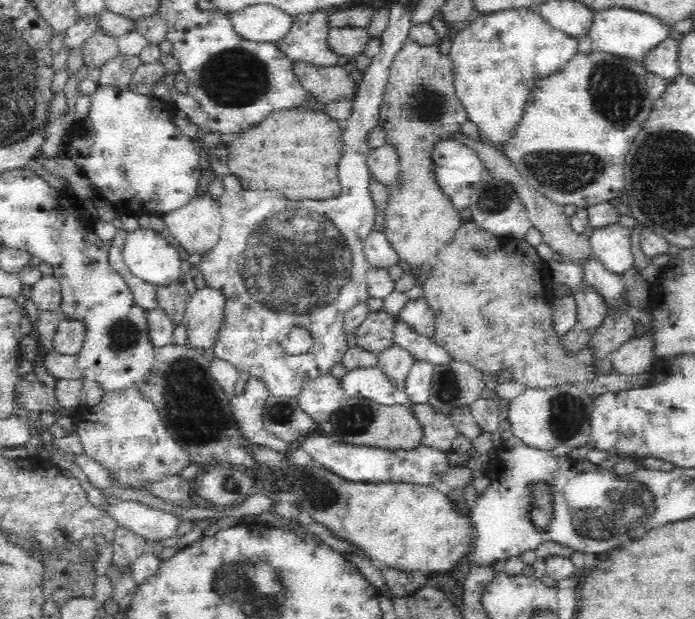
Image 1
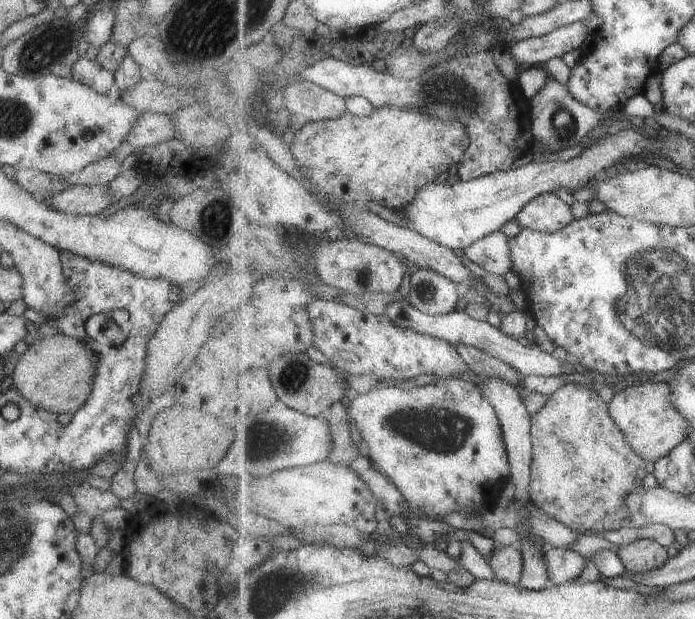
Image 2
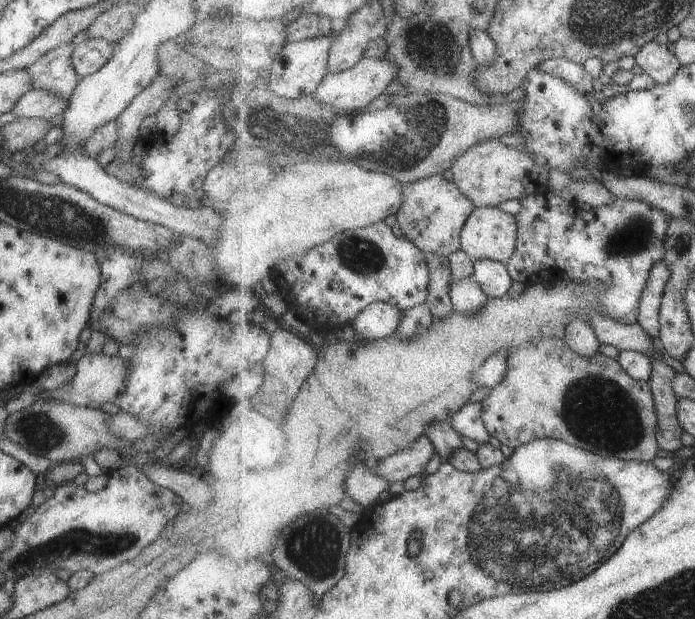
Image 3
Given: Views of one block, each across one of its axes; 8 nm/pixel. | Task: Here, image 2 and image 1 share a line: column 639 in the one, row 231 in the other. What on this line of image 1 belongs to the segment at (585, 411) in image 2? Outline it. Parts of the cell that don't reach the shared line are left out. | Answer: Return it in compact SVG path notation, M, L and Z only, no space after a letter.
M462 219L452 238L446 245L437 250L432 261L421 270L421 296L434 313L432 328L433 341L450 358L466 361L468 364L497 373L500 370L512 370L512 383L518 383L524 388L548 388L556 385L578 385L592 382L599 378L594 362L600 359L595 356L594 345L586 342L578 352L565 348L561 336L556 332L553 316L554 286L551 284L550 271L547 263L540 259L524 238L516 237L510 240L510 252L506 250L507 237L496 238L493 233L484 230L472 220Z

